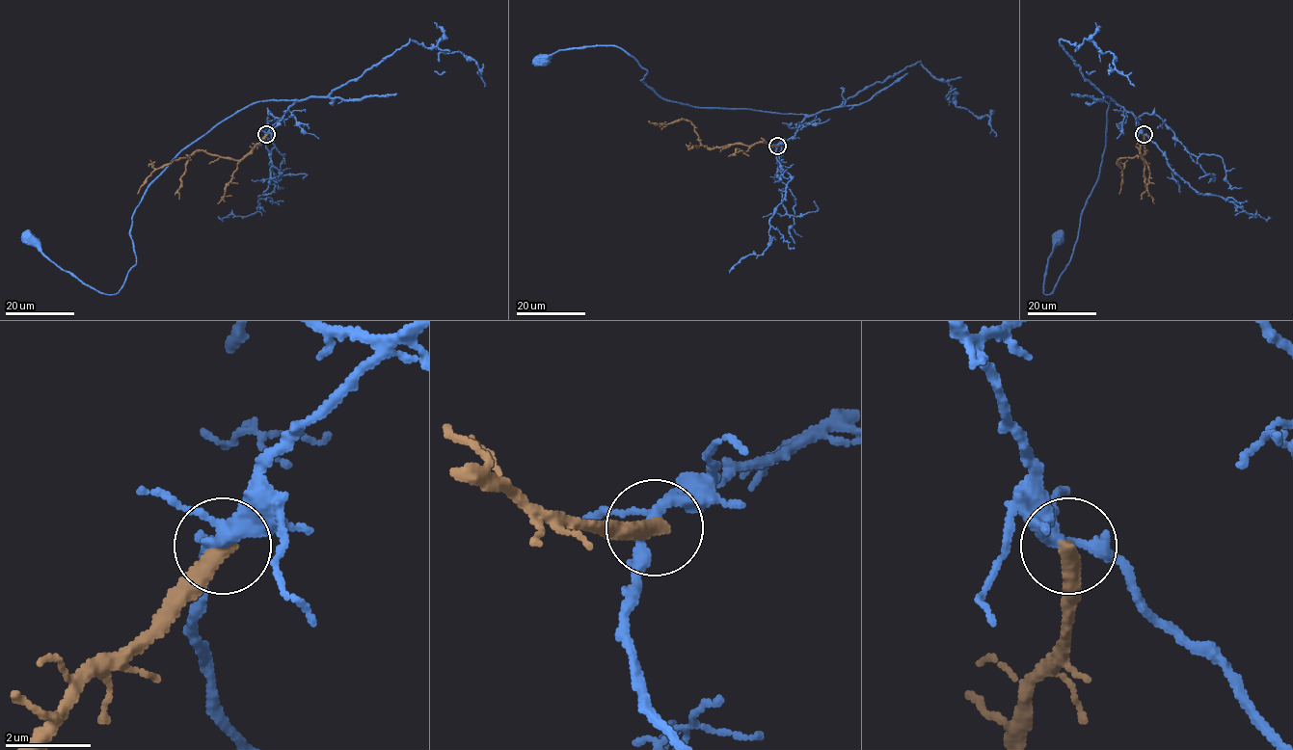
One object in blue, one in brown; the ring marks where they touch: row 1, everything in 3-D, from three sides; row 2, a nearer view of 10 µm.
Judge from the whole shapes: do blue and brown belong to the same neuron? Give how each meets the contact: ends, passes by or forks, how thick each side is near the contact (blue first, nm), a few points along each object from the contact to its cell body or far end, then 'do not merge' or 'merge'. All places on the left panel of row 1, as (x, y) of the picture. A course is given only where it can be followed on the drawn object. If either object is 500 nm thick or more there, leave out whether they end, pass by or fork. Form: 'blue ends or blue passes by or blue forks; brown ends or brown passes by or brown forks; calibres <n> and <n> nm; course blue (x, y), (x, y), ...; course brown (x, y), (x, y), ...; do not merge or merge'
blue forks; brown ends; calibres 240 and 400 nm; course blue (266, 134), (292, 99), (238, 110), (154, 179), (132, 217), (136, 264), (115, 294), (83, 283), (28, 239); course brown (266, 134), (239, 160), (196, 150), (164, 164), (148, 177), (138, 194); do not merge

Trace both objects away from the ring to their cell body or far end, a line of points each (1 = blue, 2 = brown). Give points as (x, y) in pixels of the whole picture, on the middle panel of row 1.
1: (777, 146), (796, 133), (803, 114), (665, 100), (618, 47), (558, 49), (539, 60)
2: (777, 146), (756, 143), (750, 146), (734, 143), (707, 148), (687, 120), (675, 120), (666, 124), (649, 120)

